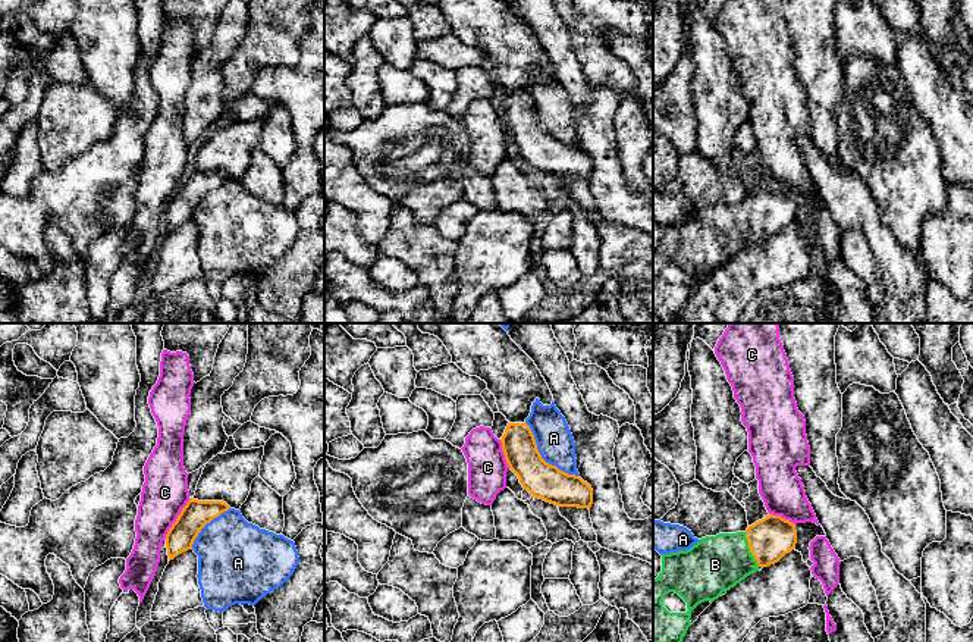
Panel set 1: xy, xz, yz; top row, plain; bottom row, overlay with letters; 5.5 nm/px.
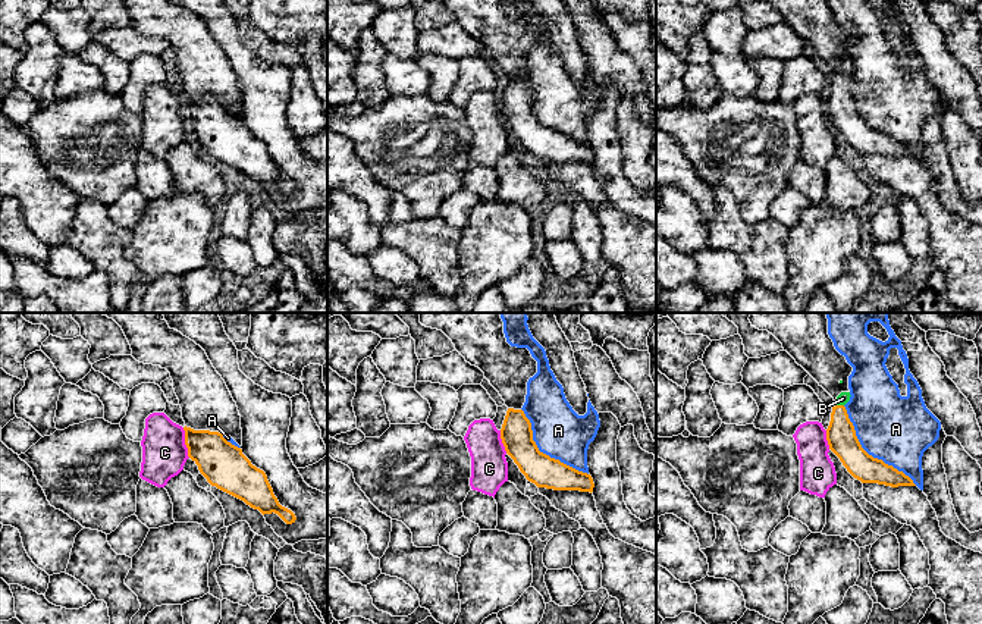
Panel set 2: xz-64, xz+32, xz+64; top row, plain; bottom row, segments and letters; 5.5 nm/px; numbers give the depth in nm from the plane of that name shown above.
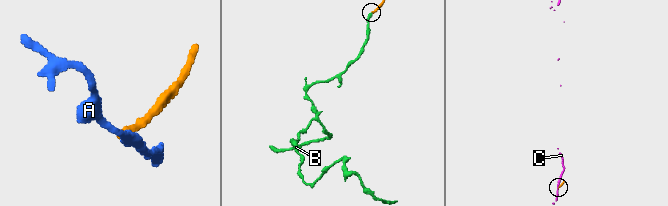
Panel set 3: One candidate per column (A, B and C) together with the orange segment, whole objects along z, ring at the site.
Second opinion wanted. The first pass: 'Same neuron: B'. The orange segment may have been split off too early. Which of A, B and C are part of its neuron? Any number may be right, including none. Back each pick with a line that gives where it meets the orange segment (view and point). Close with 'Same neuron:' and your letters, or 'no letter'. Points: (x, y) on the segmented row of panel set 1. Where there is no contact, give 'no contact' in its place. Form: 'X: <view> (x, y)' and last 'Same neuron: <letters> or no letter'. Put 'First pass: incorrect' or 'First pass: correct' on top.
First pass: correct
B: yz (750, 550)
Same neuron: B

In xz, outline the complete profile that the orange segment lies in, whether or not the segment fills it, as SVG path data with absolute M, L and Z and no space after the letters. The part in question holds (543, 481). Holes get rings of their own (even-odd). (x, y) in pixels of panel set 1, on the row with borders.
M508 423L500 442L509 469L534 498L558 507L590 510L591 486L580 476L568 475L546 463L527 423Z

